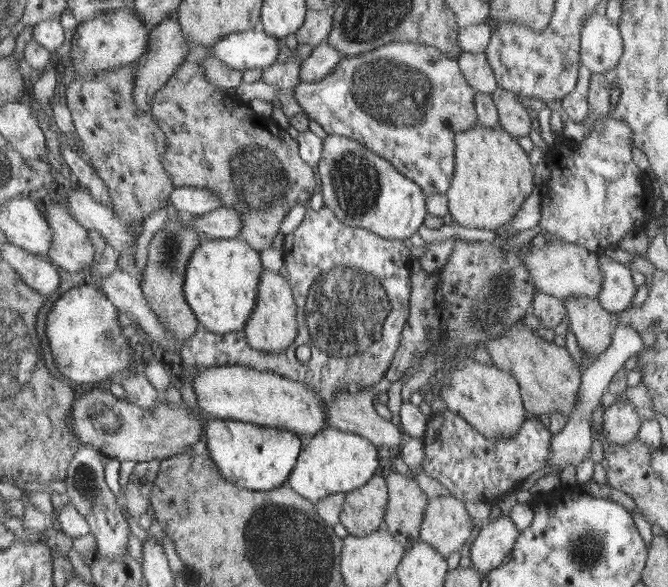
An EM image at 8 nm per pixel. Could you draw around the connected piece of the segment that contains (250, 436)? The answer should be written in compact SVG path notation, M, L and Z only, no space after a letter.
M211 418L205 424L203 442L225 477L237 486L256 491L282 488L287 484L302 451L299 435L293 431L235 419Z

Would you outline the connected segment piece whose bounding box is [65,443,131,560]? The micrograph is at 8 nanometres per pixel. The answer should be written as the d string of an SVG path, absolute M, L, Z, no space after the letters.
M83 443L70 464L71 467L65 478L66 488L75 516L88 522L101 554L113 560L123 560L129 548L131 524L129 524L129 518L125 518L125 510L121 506L119 495L111 490L108 482L105 482L107 460L107 456L103 455L93 444Z

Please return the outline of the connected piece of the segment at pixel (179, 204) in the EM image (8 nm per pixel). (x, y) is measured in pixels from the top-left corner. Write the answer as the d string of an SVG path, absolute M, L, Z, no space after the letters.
M176 187L170 201L178 212L187 212L194 216L207 214L223 206L219 194L209 188Z

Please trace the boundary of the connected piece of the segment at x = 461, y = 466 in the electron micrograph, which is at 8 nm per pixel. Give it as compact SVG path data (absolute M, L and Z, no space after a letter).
M449 410L435 412L429 416L427 430L423 436L425 460L423 460L422 466L425 474L443 484L453 496L464 501L495 503L501 500L503 495L518 490L521 486L521 480L547 466L553 436L553 432L543 426L538 416L530 415L525 418L521 430L513 438L487 439L484 434L481 434L472 423L467 422L459 413Z

